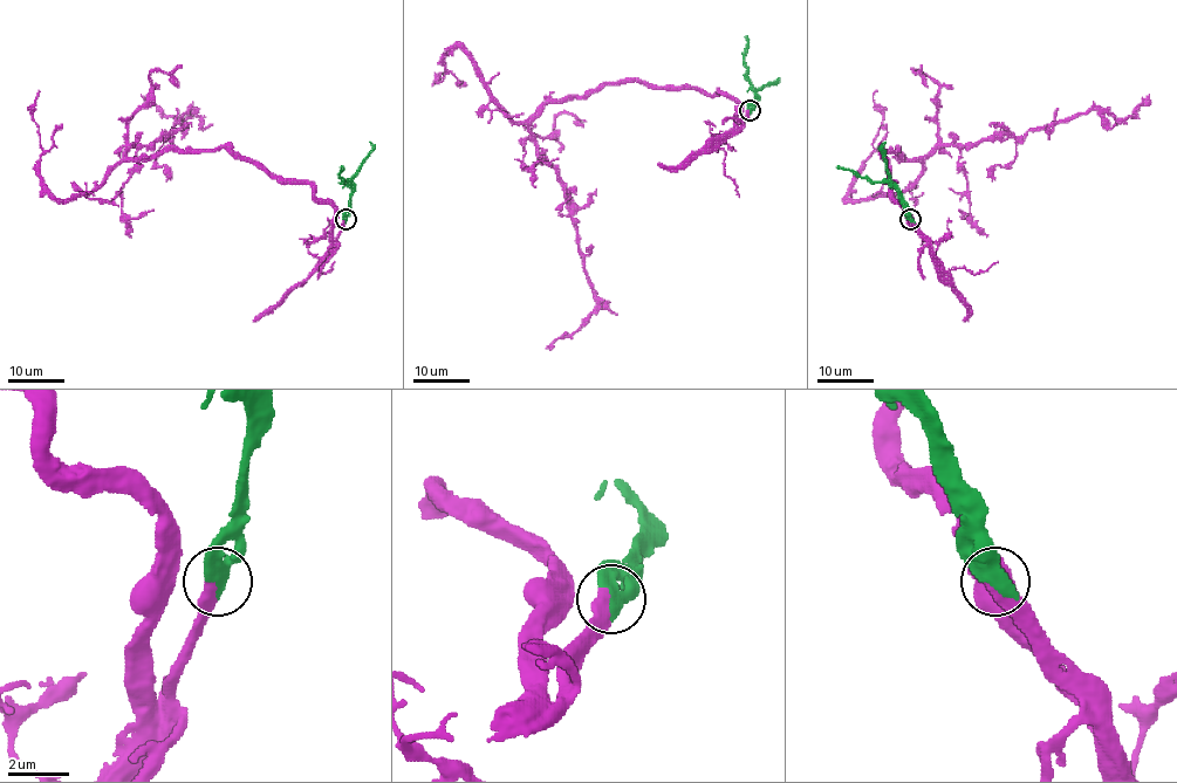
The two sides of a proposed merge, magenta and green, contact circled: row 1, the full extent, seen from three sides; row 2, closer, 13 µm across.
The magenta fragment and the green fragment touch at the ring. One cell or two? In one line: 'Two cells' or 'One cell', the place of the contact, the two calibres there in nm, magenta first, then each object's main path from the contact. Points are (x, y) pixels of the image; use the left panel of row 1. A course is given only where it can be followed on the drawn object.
One cell. Place: (346, 219). Thickness 440 nm (magenta) against 400 nm. Course of magenta: (344, 219), (334, 238), (334, 210), (309, 184), (226, 149), (129, 158), (191, 111), (168, 117), (141, 94). Course of green: (346, 219), (351, 189), (340, 178), (341, 167)

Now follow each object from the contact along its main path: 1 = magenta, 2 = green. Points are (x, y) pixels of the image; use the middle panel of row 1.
1: (748, 110), (739, 121), (720, 91), (631, 81), (541, 109), (529, 134), (569, 204), (596, 308), (546, 348)
2: (750, 110), (755, 93), (745, 66), (746, 35)

